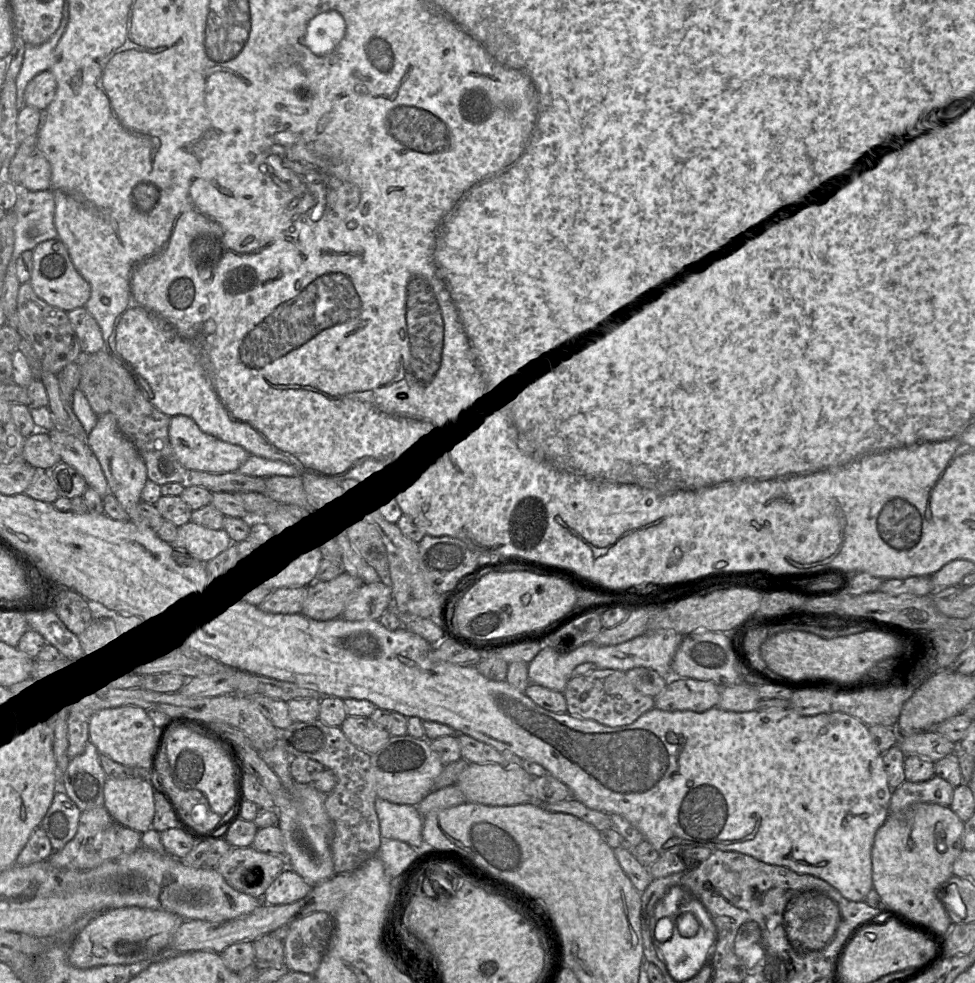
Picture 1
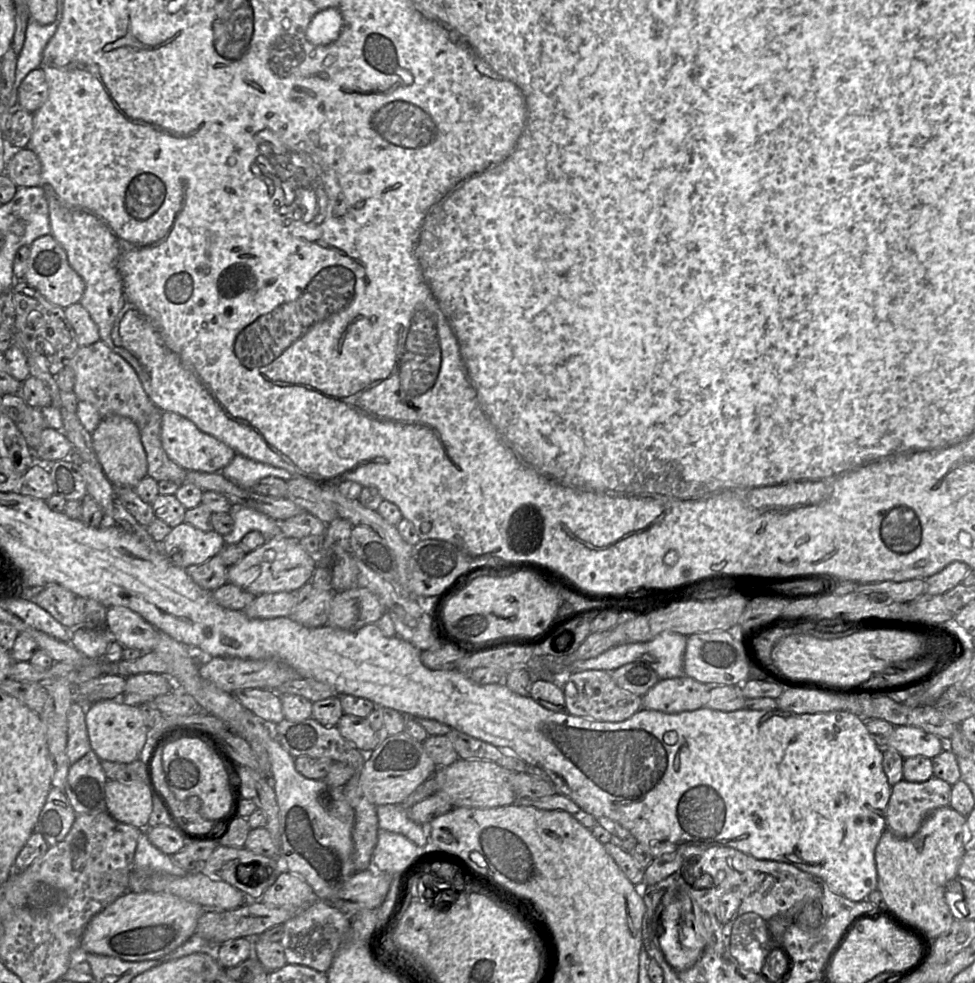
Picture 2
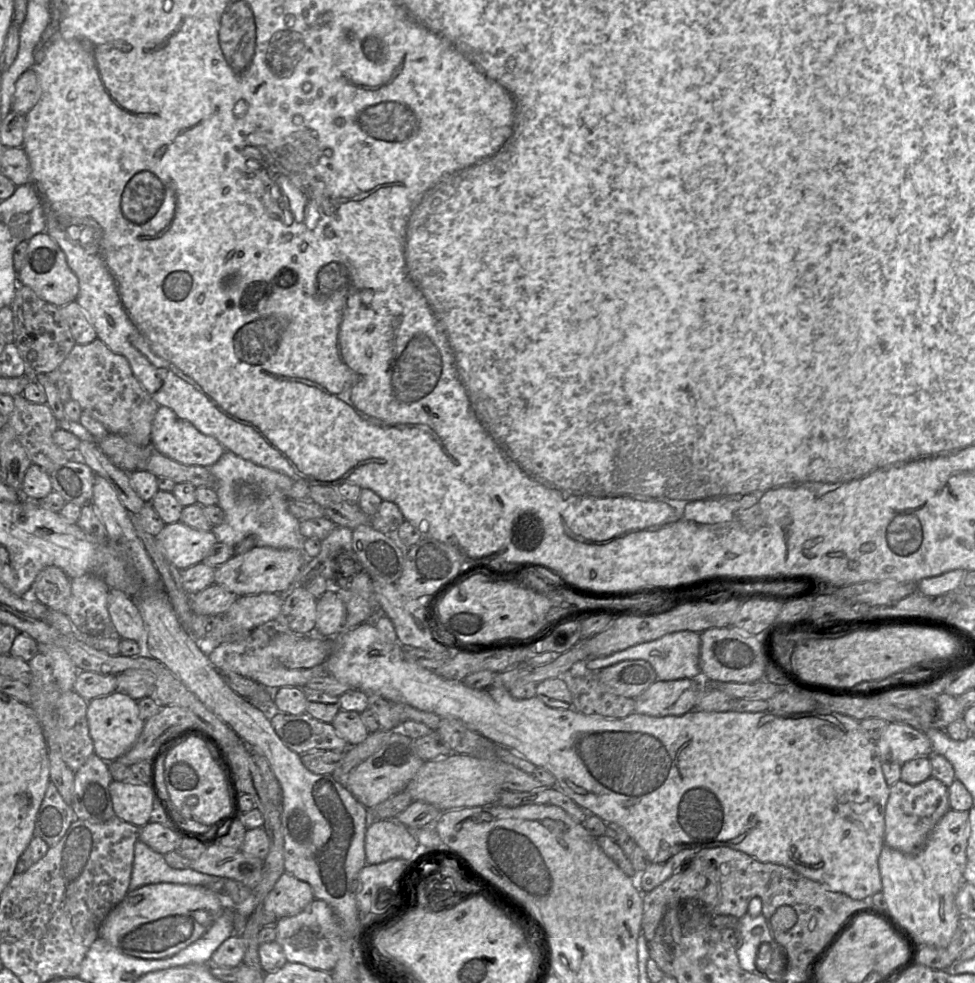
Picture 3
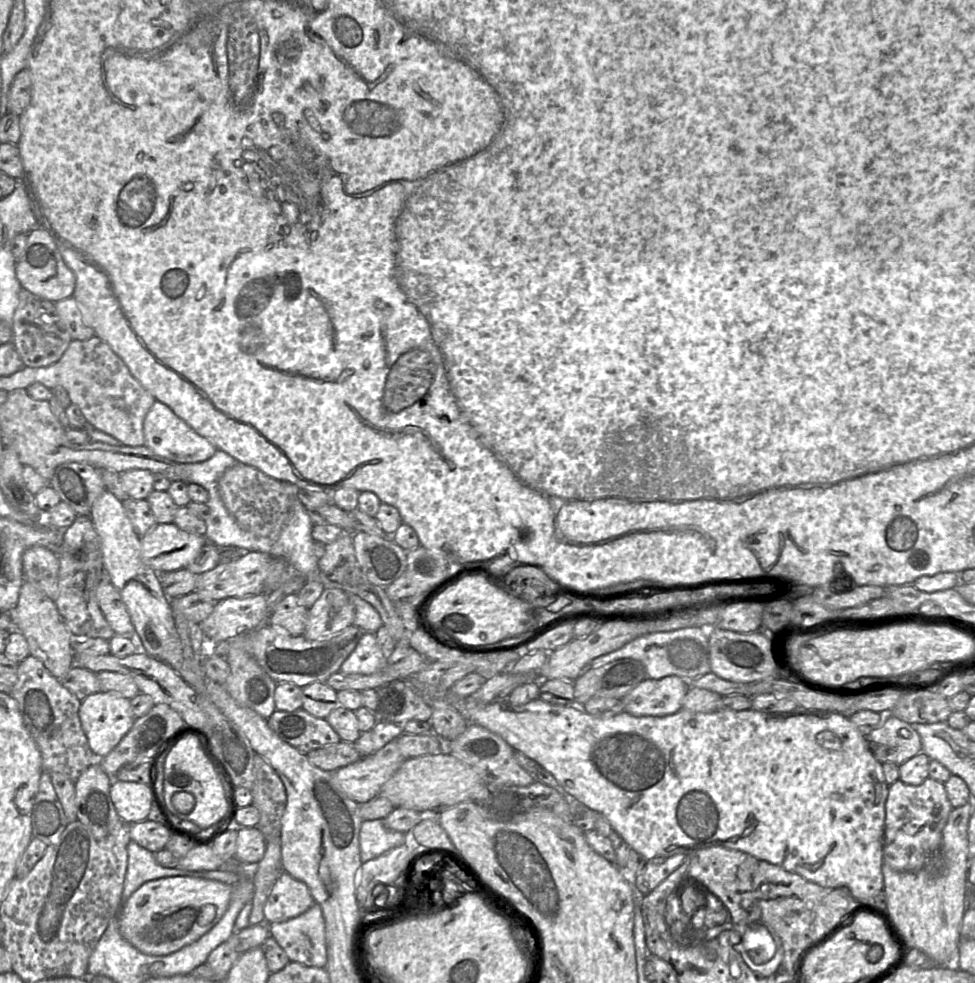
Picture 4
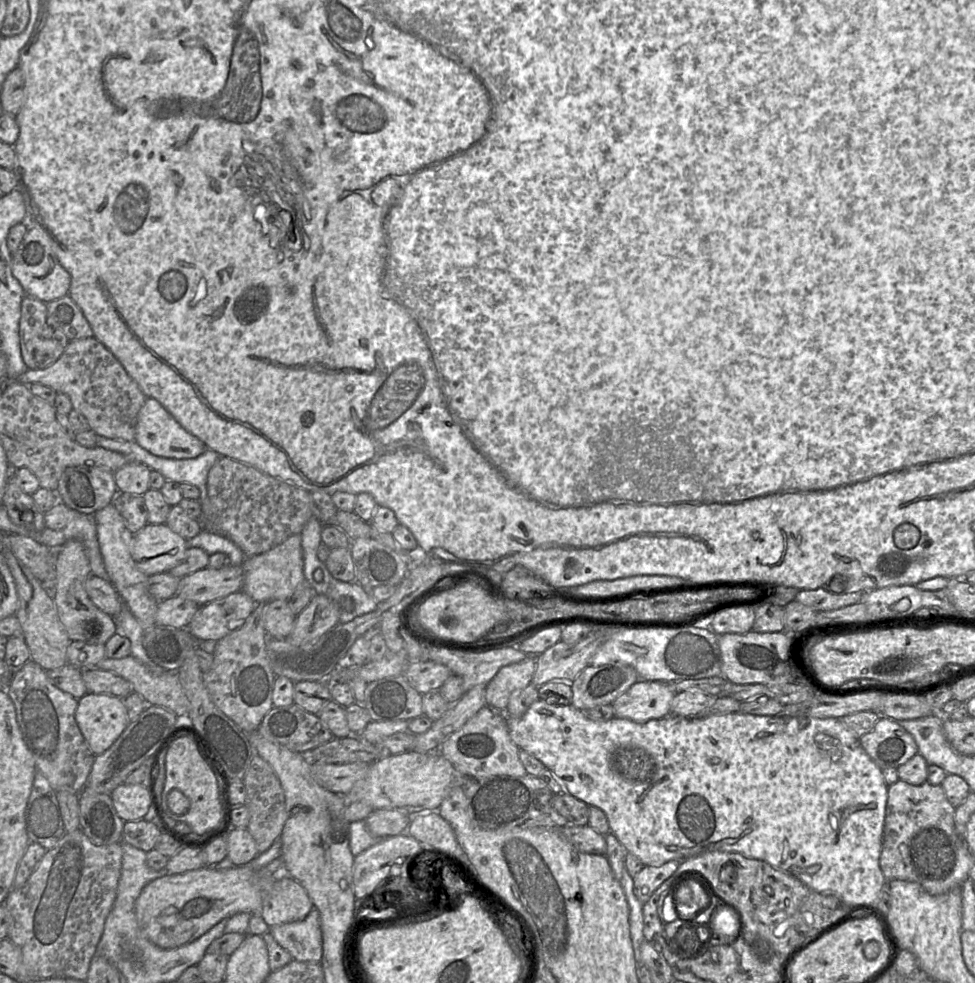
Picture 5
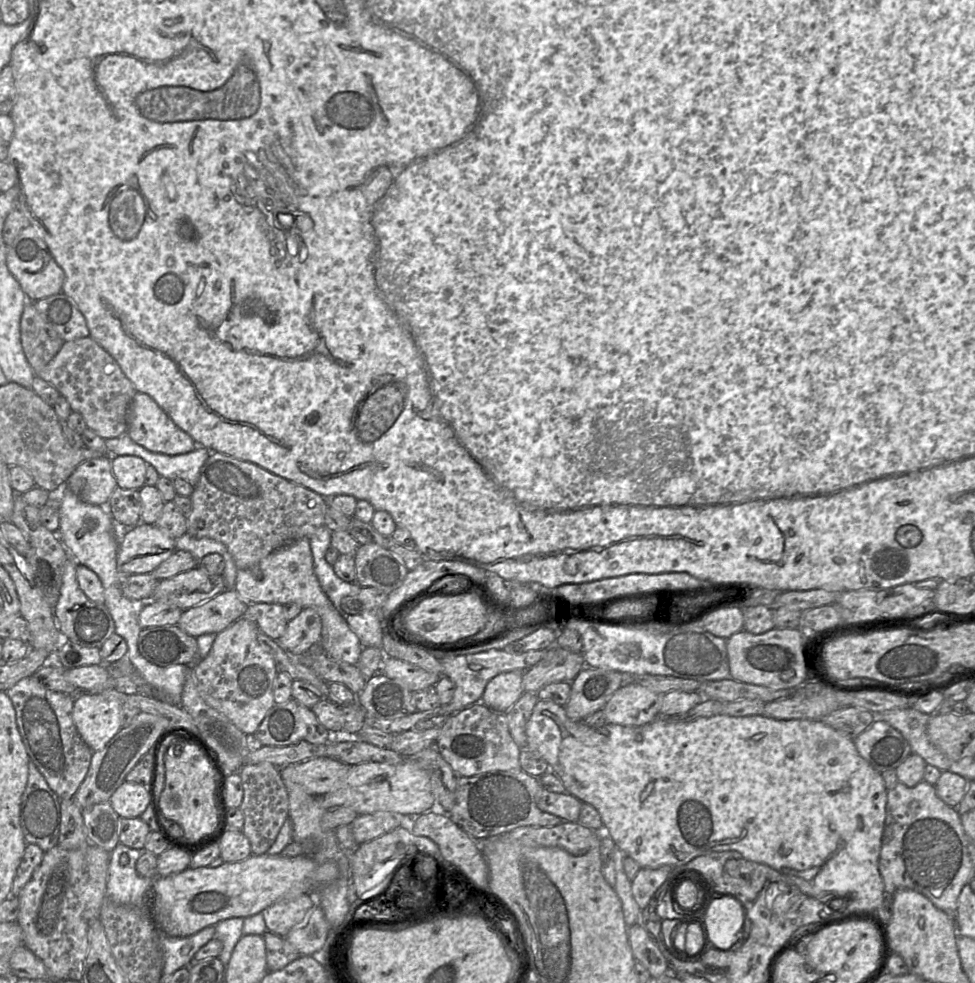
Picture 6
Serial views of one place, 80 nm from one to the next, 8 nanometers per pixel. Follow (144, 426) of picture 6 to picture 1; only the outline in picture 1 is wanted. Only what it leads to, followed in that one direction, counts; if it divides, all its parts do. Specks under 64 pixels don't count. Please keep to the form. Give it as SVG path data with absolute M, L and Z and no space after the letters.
M175 415L171 417L169 438L172 449L179 463L186 469L212 474L225 474L237 471L251 456L241 446L220 440L203 432L198 424L189 416Z

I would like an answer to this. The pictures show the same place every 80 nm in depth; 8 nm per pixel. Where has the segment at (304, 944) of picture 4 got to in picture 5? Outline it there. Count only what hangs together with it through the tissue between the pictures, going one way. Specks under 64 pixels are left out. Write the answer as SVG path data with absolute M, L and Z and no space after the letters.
M313 908L302 920L272 926L269 931L294 960L316 963L321 961L322 931L320 915L316 908Z

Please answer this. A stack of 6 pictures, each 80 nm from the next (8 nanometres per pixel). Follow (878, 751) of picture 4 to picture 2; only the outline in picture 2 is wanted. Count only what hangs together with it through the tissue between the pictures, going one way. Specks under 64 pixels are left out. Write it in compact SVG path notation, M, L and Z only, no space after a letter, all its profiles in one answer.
M895 726L887 748L895 749L904 758L925 756L930 759L939 755L943 749L943 740L911 726Z

